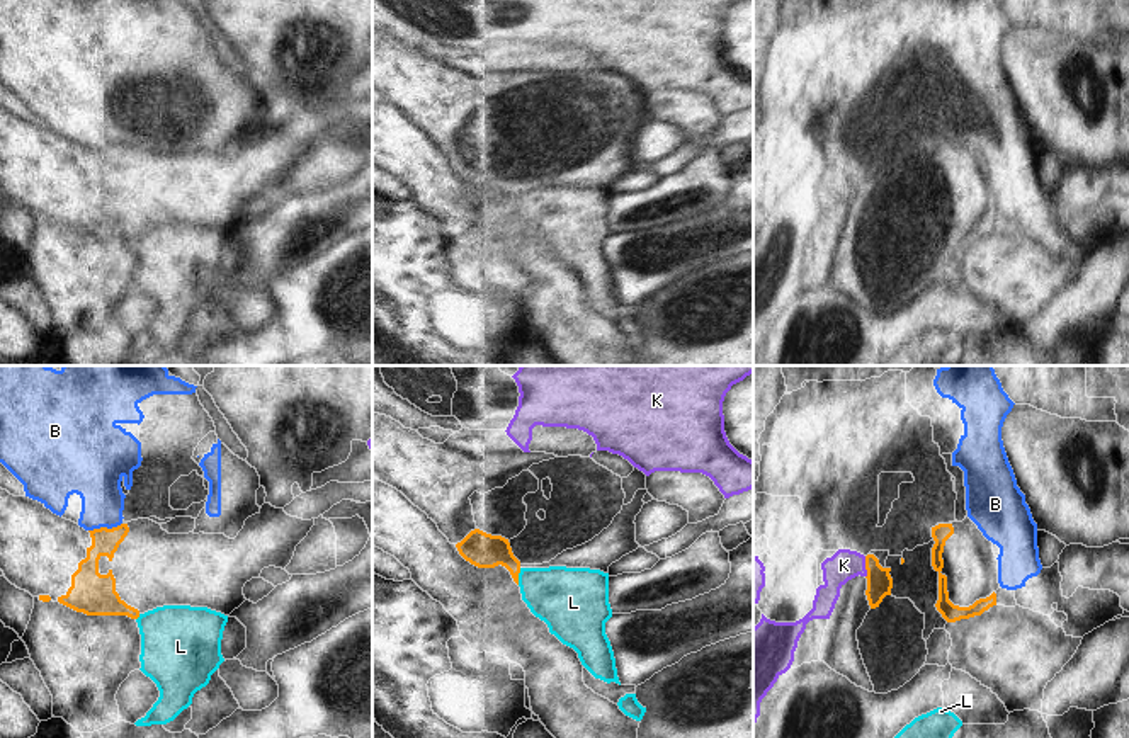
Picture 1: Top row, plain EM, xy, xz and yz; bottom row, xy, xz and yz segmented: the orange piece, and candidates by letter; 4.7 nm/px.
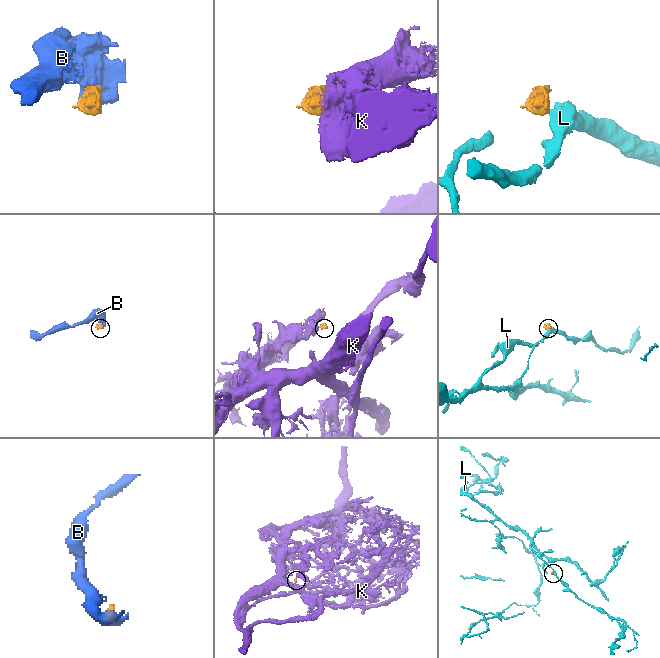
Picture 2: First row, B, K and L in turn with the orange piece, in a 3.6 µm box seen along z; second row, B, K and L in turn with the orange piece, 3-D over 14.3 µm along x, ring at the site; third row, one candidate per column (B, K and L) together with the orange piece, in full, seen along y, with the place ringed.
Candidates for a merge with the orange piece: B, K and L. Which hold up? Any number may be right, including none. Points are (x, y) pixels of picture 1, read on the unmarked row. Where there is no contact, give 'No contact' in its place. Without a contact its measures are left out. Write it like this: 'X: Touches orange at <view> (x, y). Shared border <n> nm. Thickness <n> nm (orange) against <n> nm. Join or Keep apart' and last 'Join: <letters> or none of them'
B: Touches orange at xy (104, 147). Shared border 170 nm. Thickness 130 nm (orange) against 240 nm. Keep apart
K: Touches orange at yz (866, 186). Shared border 100 nm. Thickness 120 nm (orange) against 150 nm. Keep apart
L: Touches orange at xz (517, 196). Shared border 80 nm. Thickness 160 nm (orange) against 300 nm. Keep apart
Join: none of them.

